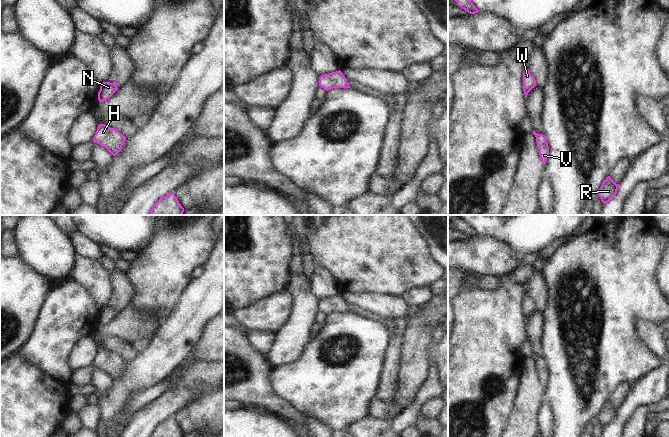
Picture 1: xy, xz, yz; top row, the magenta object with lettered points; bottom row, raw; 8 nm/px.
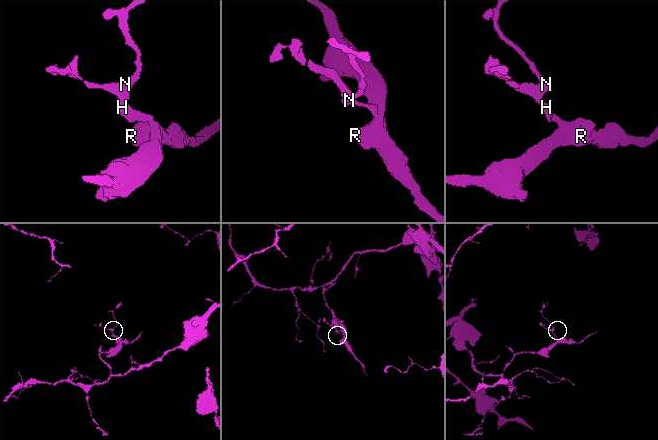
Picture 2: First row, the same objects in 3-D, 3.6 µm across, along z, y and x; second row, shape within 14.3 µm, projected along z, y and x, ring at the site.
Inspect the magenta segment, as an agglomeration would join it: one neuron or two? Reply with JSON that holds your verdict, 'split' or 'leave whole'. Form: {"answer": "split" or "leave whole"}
{"answer": "leave whole"}

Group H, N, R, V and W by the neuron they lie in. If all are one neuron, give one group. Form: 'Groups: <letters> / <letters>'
Groups: H N R V W.

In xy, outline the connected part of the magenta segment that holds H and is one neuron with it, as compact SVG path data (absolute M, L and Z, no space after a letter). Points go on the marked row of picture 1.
M100 124L93 137L93 142L105 147L113 156L116 156L122 149L126 137L118 130L110 128L105 124Z

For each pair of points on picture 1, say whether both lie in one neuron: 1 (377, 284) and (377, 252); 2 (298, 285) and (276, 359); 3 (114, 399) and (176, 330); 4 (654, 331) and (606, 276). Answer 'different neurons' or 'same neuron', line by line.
1: same neuron
2: same neuron
3: same neuron
4: different neurons

